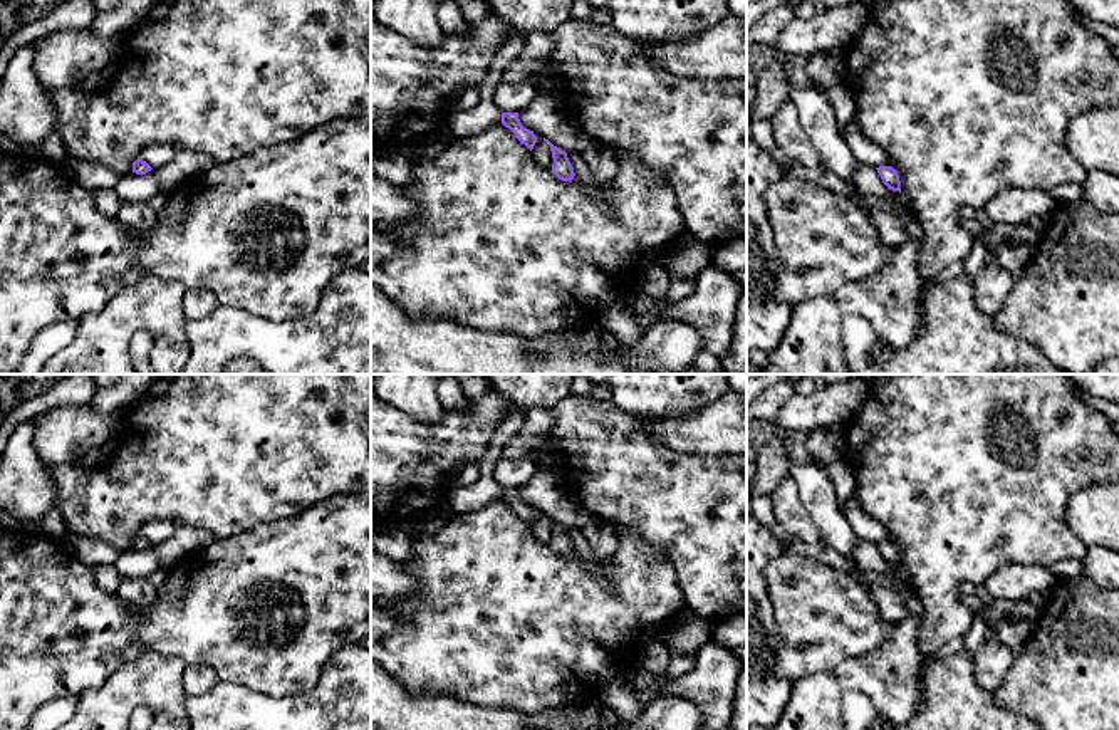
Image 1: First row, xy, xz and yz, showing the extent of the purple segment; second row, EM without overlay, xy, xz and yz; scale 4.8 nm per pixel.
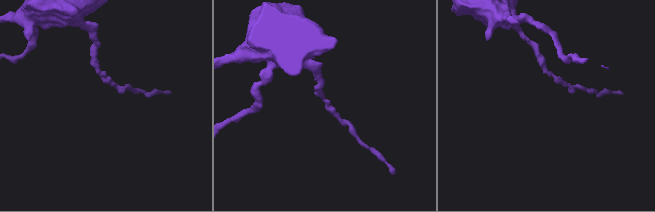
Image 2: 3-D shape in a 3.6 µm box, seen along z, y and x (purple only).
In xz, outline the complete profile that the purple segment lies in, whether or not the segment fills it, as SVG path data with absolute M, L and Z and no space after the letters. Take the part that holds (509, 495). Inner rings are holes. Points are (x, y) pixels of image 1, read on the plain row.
M502 488L502 500L508 503L515 510L515 514L530 527L533 525L537 514L533 507L522 502L518 488Z

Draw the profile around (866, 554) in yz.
M857 540L852 550L852 559L861 572L874 572L887 577L899 577L901 574L899 567L893 567L882 559L874 542Z

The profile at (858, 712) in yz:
M849 691L842 700L842 723L844 730L871 730L879 723L879 712L864 693Z

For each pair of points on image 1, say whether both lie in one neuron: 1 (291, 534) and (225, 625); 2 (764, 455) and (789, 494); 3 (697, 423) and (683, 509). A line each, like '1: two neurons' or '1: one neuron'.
1: one neuron
2: two neurons
3: two neurons

